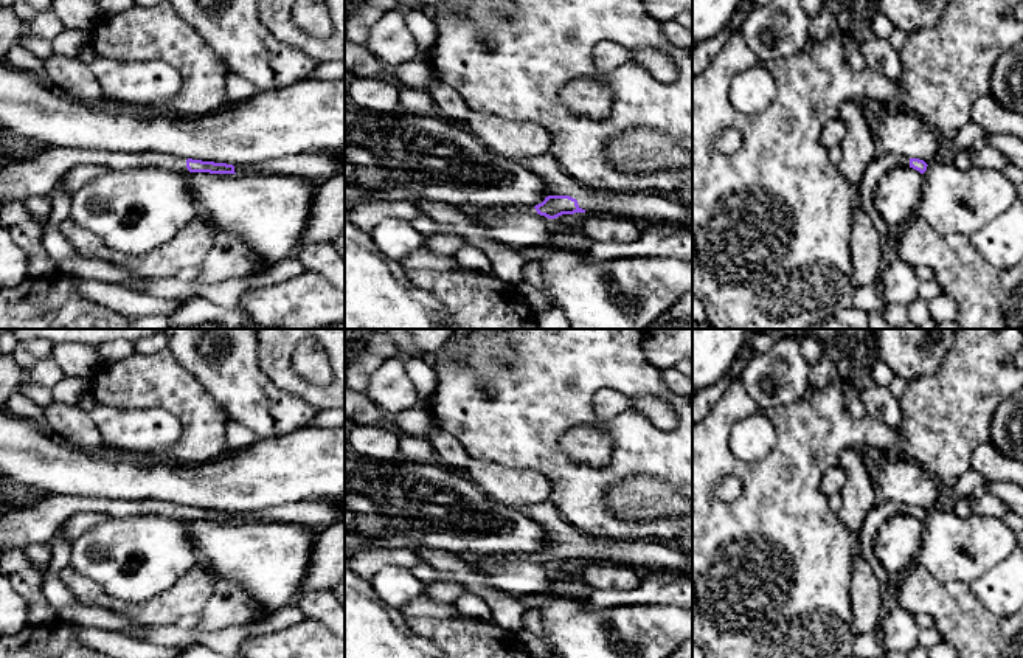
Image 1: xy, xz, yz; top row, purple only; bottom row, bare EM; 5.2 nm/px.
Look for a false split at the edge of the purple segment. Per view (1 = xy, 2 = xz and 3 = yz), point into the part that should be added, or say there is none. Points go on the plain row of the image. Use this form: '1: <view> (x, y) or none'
1: xy (39, 522)
2: xz (631, 553)
3: yz (884, 509)

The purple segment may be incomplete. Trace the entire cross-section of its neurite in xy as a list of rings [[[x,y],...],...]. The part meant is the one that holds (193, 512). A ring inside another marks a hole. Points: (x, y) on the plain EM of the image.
[[[47,495],[23,507],[0,515],[0,549],[23,549],[31,543],[51,542],[59,528],[75,514],[104,512],[113,518],[161,515],[180,520],[210,521],[279,521],[324,528],[345,520],[345,509],[334,500],[304,500],[250,512],[227,512],[179,506],[158,500],[115,500],[102,497]]]

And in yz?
[[[879,497],[876,506],[868,512],[863,520],[862,531],[858,534],[860,549],[863,559],[869,563],[874,576],[877,577],[880,587],[885,590],[885,610],[894,605],[894,584],[896,580],[889,577],[880,560],[872,549],[872,540],[879,528],[896,514],[910,514],[921,521],[927,518],[927,511],[919,506],[899,504]]]

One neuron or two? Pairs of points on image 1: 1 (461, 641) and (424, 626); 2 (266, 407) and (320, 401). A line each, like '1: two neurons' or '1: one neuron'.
1: one neuron
2: two neurons

